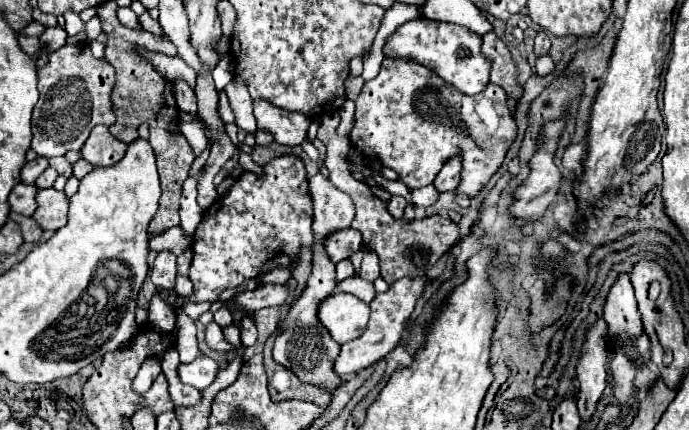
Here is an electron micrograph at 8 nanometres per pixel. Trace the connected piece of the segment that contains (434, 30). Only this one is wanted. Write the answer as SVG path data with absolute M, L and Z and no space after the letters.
M414 19L400 25L384 45L384 55L412 59L440 75L444 81L456 85L464 95L476 95L488 85L490 61L480 51L482 37L468 31L466 27L456 27L448 23L428 23L428 19Z

